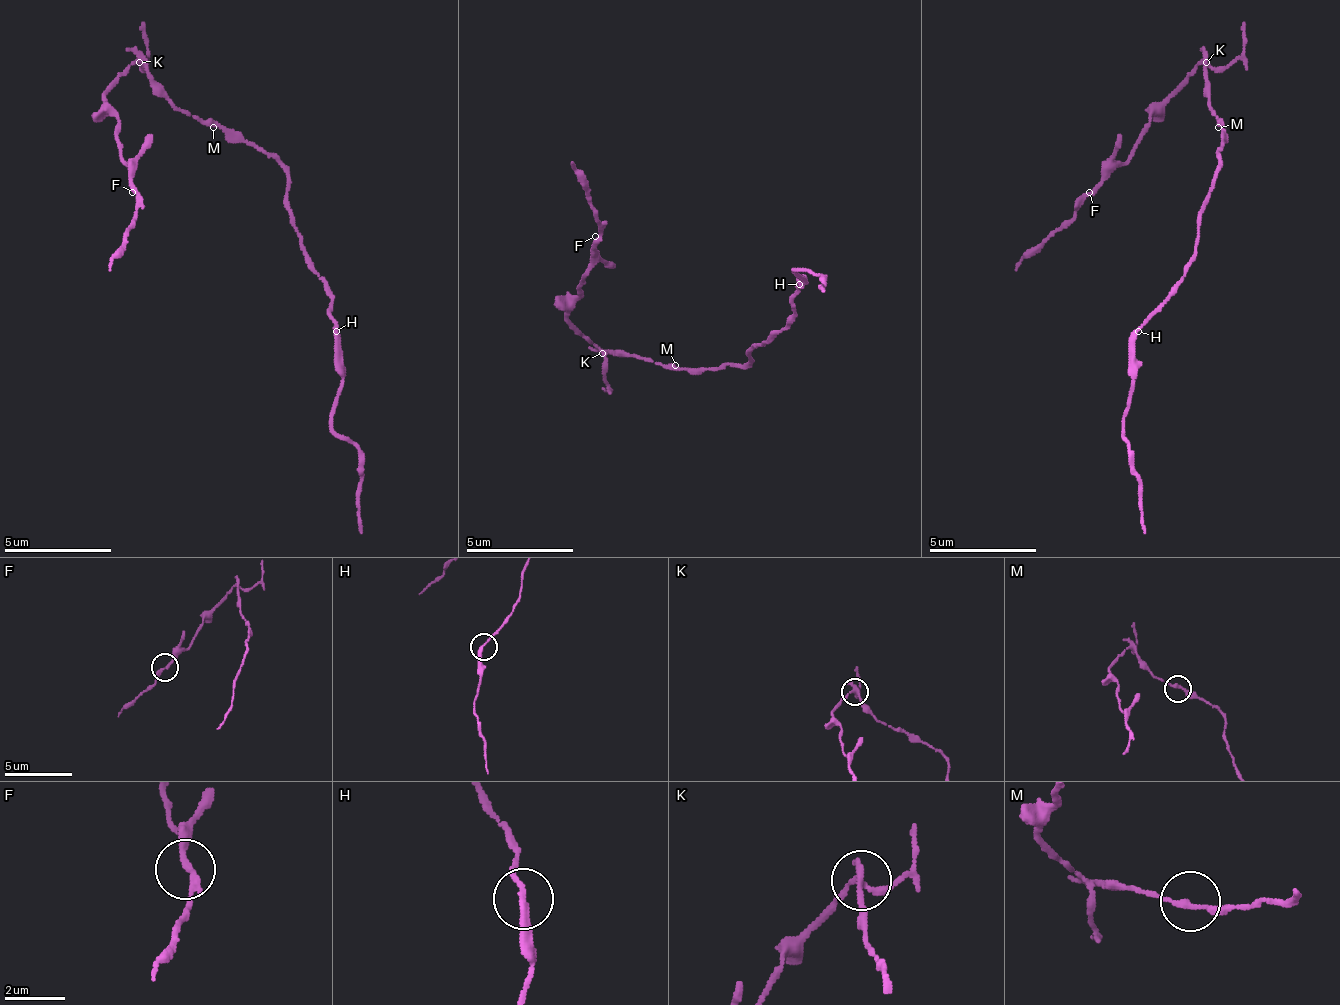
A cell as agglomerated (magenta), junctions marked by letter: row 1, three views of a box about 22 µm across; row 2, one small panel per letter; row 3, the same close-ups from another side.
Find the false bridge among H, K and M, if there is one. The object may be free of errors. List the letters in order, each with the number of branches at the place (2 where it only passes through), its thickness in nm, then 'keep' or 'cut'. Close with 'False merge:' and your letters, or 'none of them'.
H: 2 branches meet; 220 nm thick; keep
K: 3 branches meet; 200 nm thick; cut
M: 2 branches meet; 200 nm thick; keep
False merge: K

